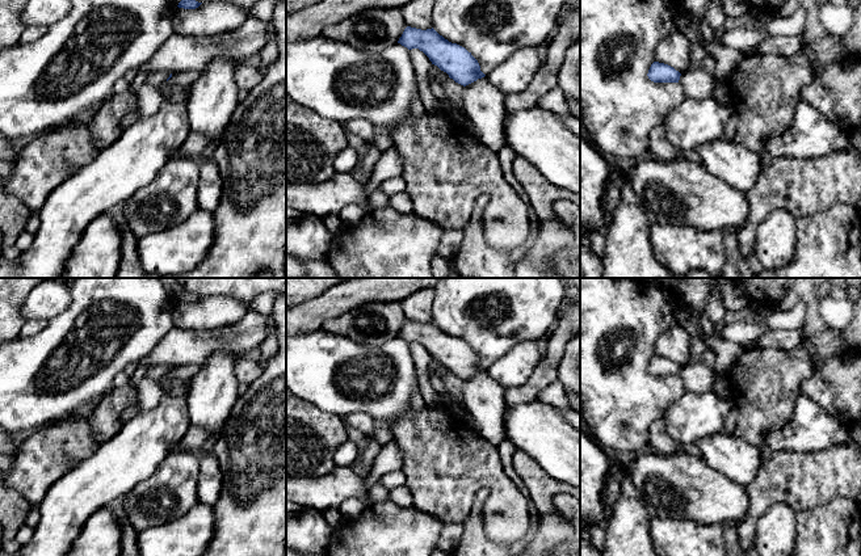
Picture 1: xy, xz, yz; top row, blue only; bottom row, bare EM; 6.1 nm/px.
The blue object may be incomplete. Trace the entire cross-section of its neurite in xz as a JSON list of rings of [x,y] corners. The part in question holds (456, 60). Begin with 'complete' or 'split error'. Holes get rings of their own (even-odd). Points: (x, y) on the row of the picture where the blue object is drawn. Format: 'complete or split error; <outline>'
complete; [[[407,26],[398,43],[408,50],[419,49],[429,58],[432,64],[463,87],[486,76],[471,52],[457,43],[449,42],[433,28],[421,30]]]

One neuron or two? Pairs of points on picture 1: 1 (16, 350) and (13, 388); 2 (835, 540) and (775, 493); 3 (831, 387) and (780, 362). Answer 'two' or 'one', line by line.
1: one
2: two
3: two

